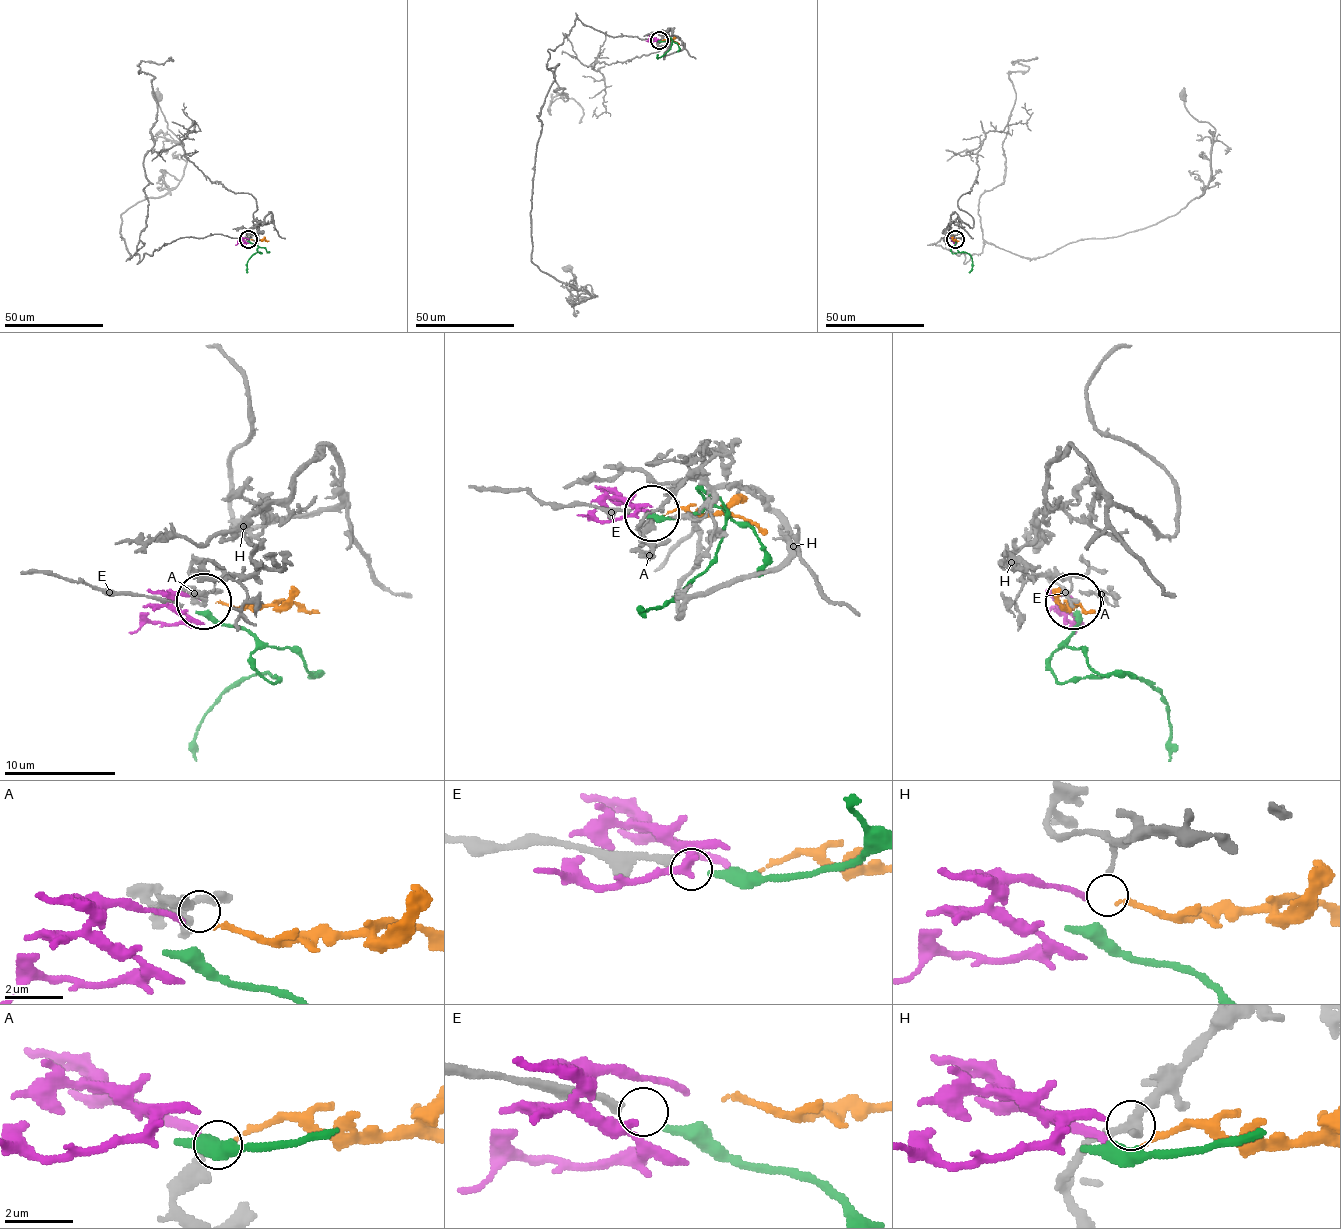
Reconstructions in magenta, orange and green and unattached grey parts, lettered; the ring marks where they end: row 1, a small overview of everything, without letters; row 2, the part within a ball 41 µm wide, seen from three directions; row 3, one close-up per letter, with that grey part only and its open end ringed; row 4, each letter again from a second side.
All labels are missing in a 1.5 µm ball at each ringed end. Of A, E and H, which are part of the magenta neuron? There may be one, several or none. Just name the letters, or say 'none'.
none

